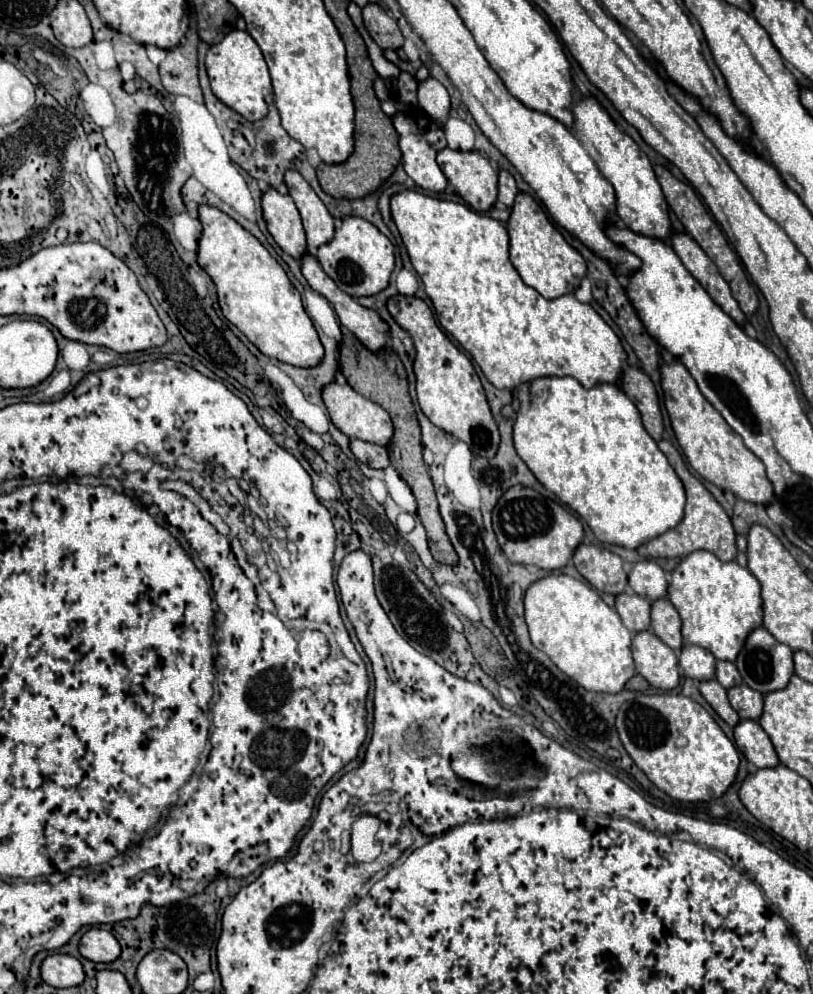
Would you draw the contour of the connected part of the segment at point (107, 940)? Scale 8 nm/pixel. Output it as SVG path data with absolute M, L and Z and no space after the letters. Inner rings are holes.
M91 928L79 942L79 952L91 962L113 962L121 954L121 946L115 936L101 928Z

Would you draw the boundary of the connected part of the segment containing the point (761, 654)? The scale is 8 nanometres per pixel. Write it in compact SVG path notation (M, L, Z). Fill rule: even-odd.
M763 626L751 630L751 634L747 636L737 660L735 660L735 666L743 678L743 682L761 692L761 694L767 694L767 692L773 692L773 690L779 690L779 688L785 688L789 678L793 676L793 650L779 642L769 630L765 630Z

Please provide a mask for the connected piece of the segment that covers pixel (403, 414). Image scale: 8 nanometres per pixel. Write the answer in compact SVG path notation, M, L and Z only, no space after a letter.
M343 328L343 340L339 344L339 370L341 374L347 378L349 386L353 390L357 390L361 396L377 402L381 408L385 408L393 420L393 444L401 450L401 460L399 462L399 470L397 474L409 484L415 500L417 500L417 516L421 518L425 532L427 532L427 540L429 540L429 550L433 554L433 558L441 564L457 564L457 554L445 534L445 526L443 520L439 518L439 510L437 510L437 498L435 498L435 490L427 472L427 464L423 462L421 456L421 432L419 432L419 422L415 418L415 410L409 398L409 388L407 388L407 378L405 378L405 370L391 374L385 366L385 352L371 352L369 348L365 348L349 330Z

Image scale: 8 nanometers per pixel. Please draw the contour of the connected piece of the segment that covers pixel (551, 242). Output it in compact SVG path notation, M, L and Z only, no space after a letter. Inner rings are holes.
M517 194L507 222L507 232L511 264L527 286L535 288L543 298L549 300L573 294L577 290L579 282L585 276L585 260L575 248L565 242L561 232L551 224L545 210L529 194Z

